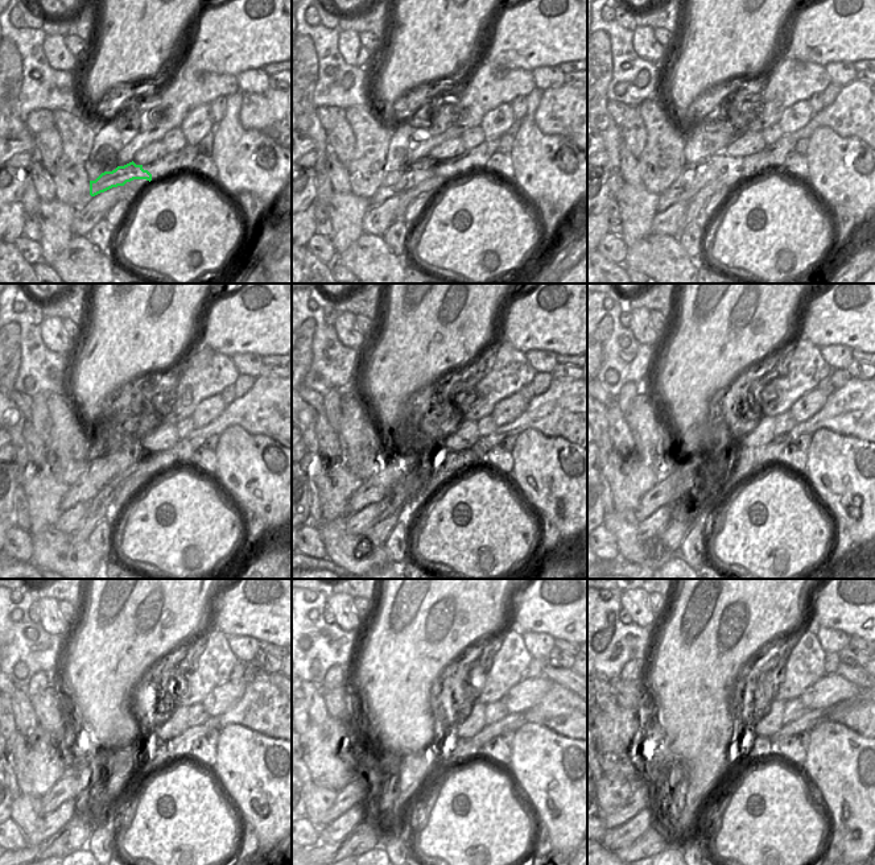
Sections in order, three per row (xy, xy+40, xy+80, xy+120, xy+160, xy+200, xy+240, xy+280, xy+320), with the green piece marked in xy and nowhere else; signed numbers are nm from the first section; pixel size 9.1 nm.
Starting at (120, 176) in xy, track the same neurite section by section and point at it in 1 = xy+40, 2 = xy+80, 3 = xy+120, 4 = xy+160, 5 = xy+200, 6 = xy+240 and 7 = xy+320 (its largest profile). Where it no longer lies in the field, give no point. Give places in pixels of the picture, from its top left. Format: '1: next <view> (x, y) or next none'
1: next xy+40 (395, 183)
2: next xy+80 (694, 177)
3: next xy+120 (118, 463)
4: next xy+160 (378, 488)
5: next xy+200 (681, 481)
6: next xy+240 (71, 786)
7: next xy+320 (642, 797)

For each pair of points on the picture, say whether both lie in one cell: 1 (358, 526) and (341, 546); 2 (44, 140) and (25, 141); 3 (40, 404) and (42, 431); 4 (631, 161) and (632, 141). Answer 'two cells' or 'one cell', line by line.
1: two cells
2: two cells
3: one cell
4: two cells

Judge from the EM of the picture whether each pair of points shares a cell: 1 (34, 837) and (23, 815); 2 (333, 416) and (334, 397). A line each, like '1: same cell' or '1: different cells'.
1: same cell
2: same cell

